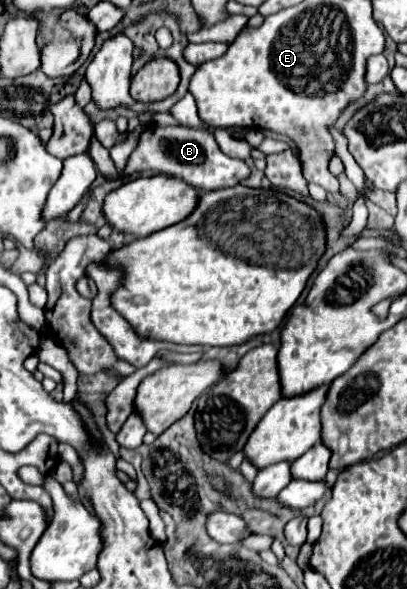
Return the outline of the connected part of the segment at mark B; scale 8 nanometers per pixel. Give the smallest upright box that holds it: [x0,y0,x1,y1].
[125,124,251,190]

